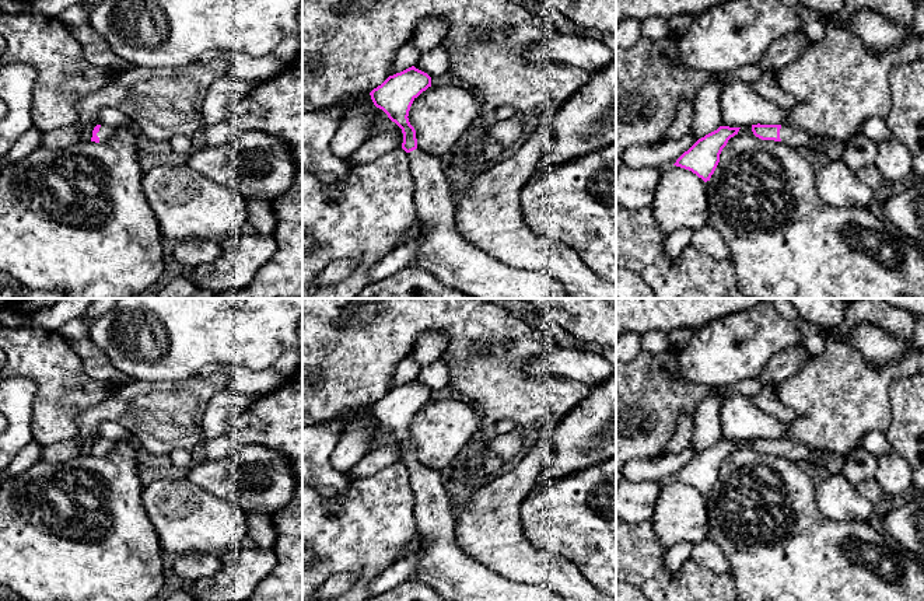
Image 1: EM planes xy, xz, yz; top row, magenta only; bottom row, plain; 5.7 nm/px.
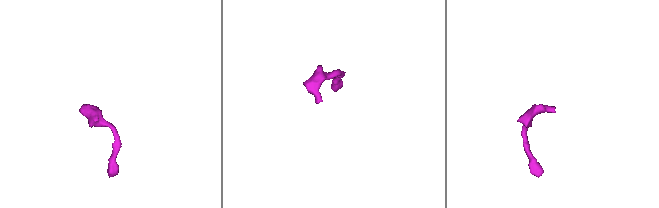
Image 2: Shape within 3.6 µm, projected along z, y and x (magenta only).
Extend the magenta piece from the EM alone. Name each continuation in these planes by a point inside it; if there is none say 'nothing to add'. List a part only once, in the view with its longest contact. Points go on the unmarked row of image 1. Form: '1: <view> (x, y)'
1: xy (105, 446)

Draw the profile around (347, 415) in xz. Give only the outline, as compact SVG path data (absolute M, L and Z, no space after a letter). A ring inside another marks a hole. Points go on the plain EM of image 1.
M370 406L346 409L339 416L336 416L335 419L330 419L330 420L340 422L342 431L343 431L343 427L346 426L347 422L350 422L356 417L364 416L364 415L372 416Z

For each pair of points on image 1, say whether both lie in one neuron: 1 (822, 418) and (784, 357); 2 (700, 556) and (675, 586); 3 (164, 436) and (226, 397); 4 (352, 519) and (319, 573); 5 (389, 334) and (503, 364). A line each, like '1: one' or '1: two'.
1: two
2: two
3: two
4: one
5: one

